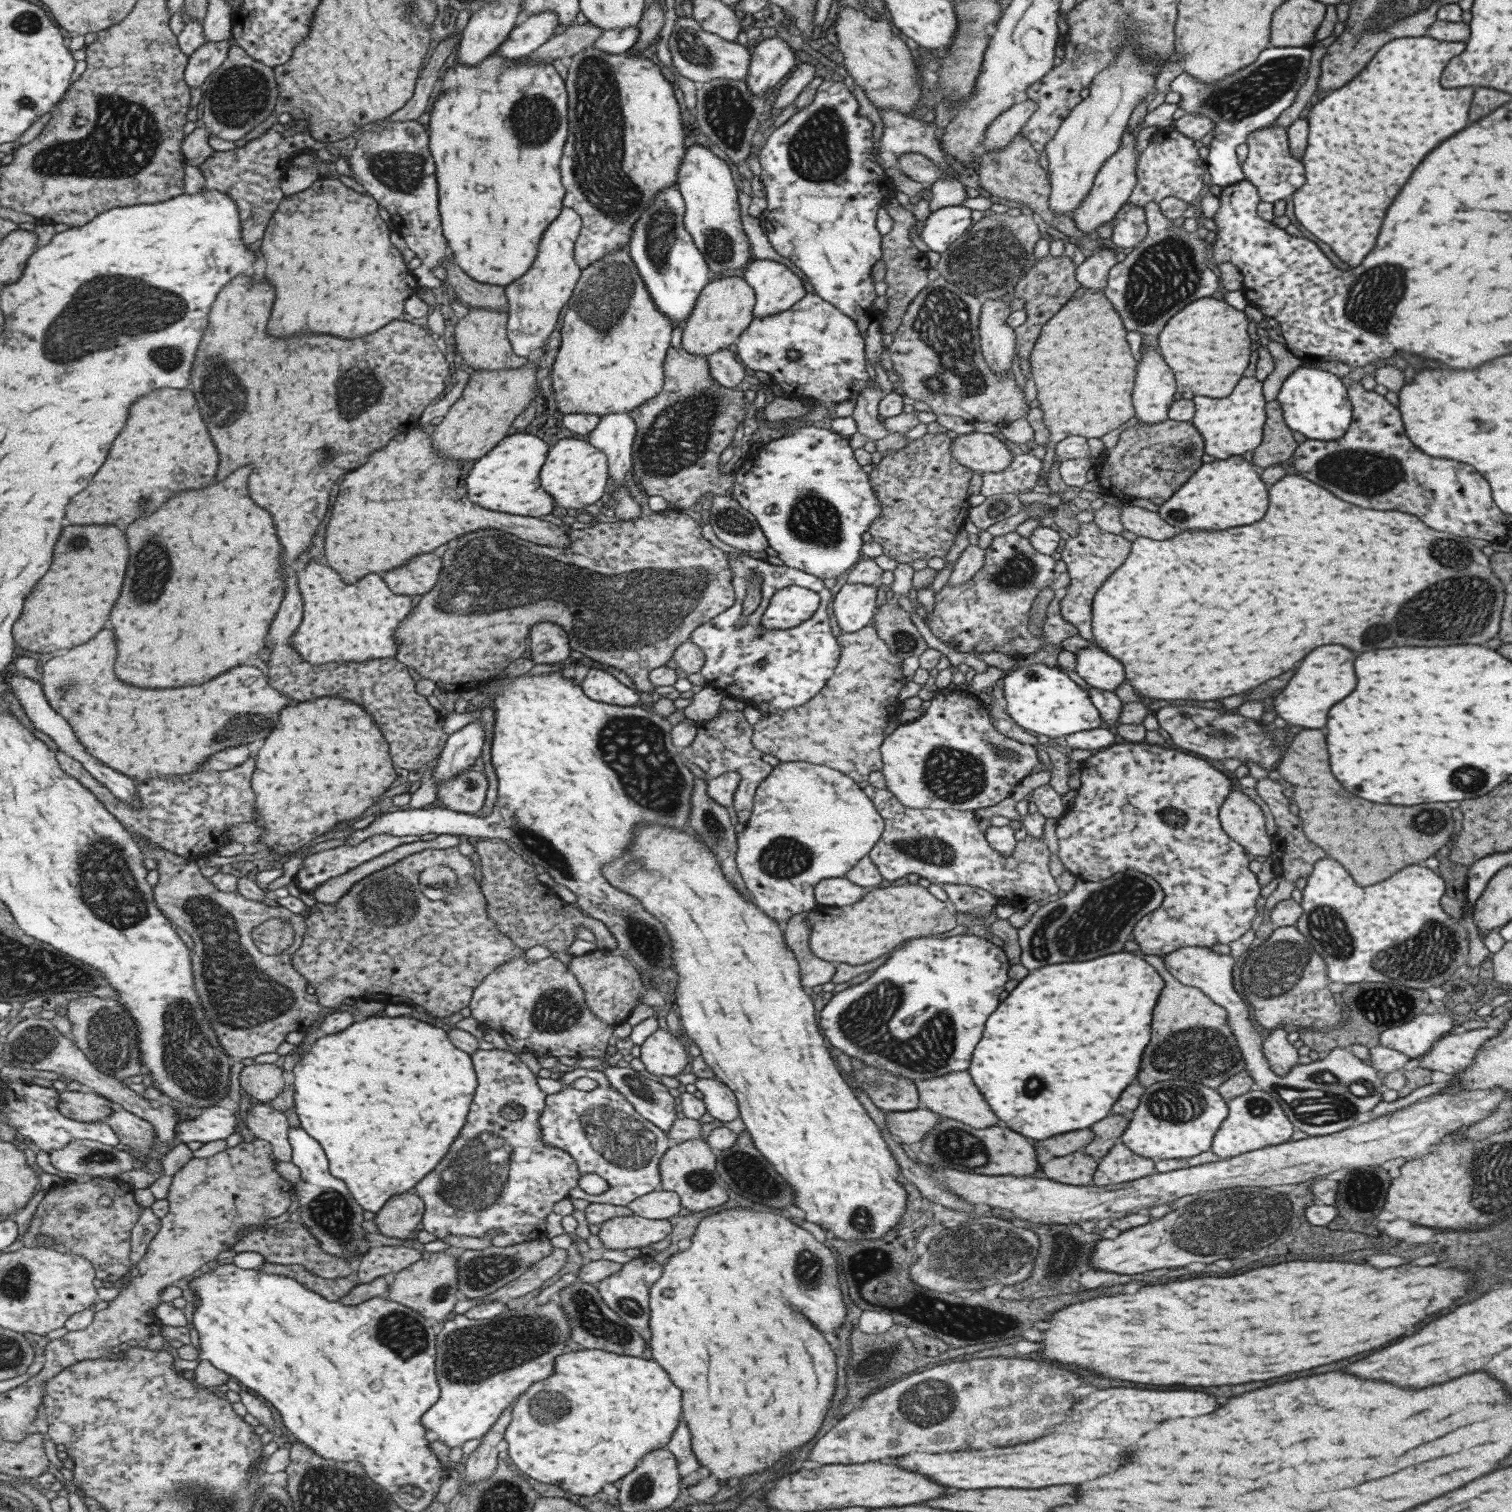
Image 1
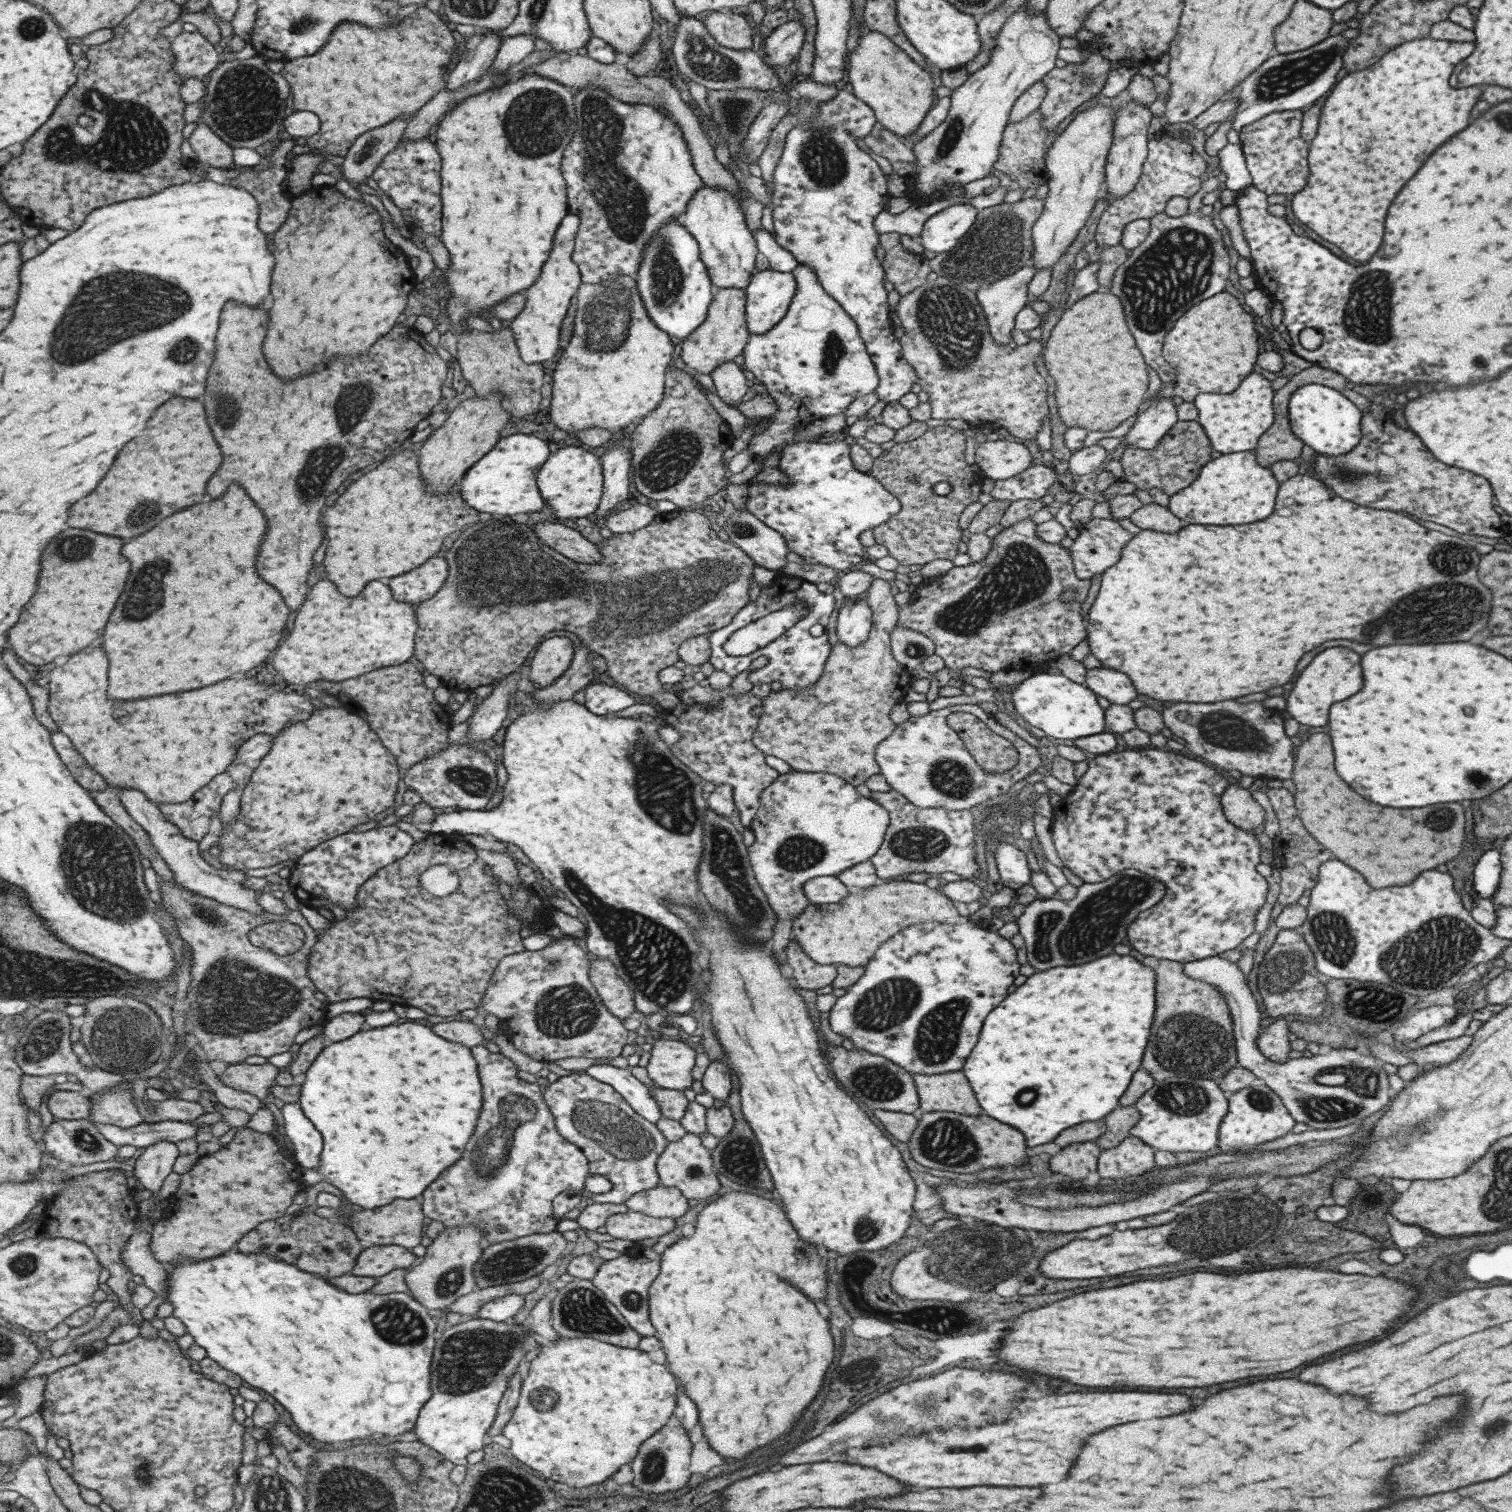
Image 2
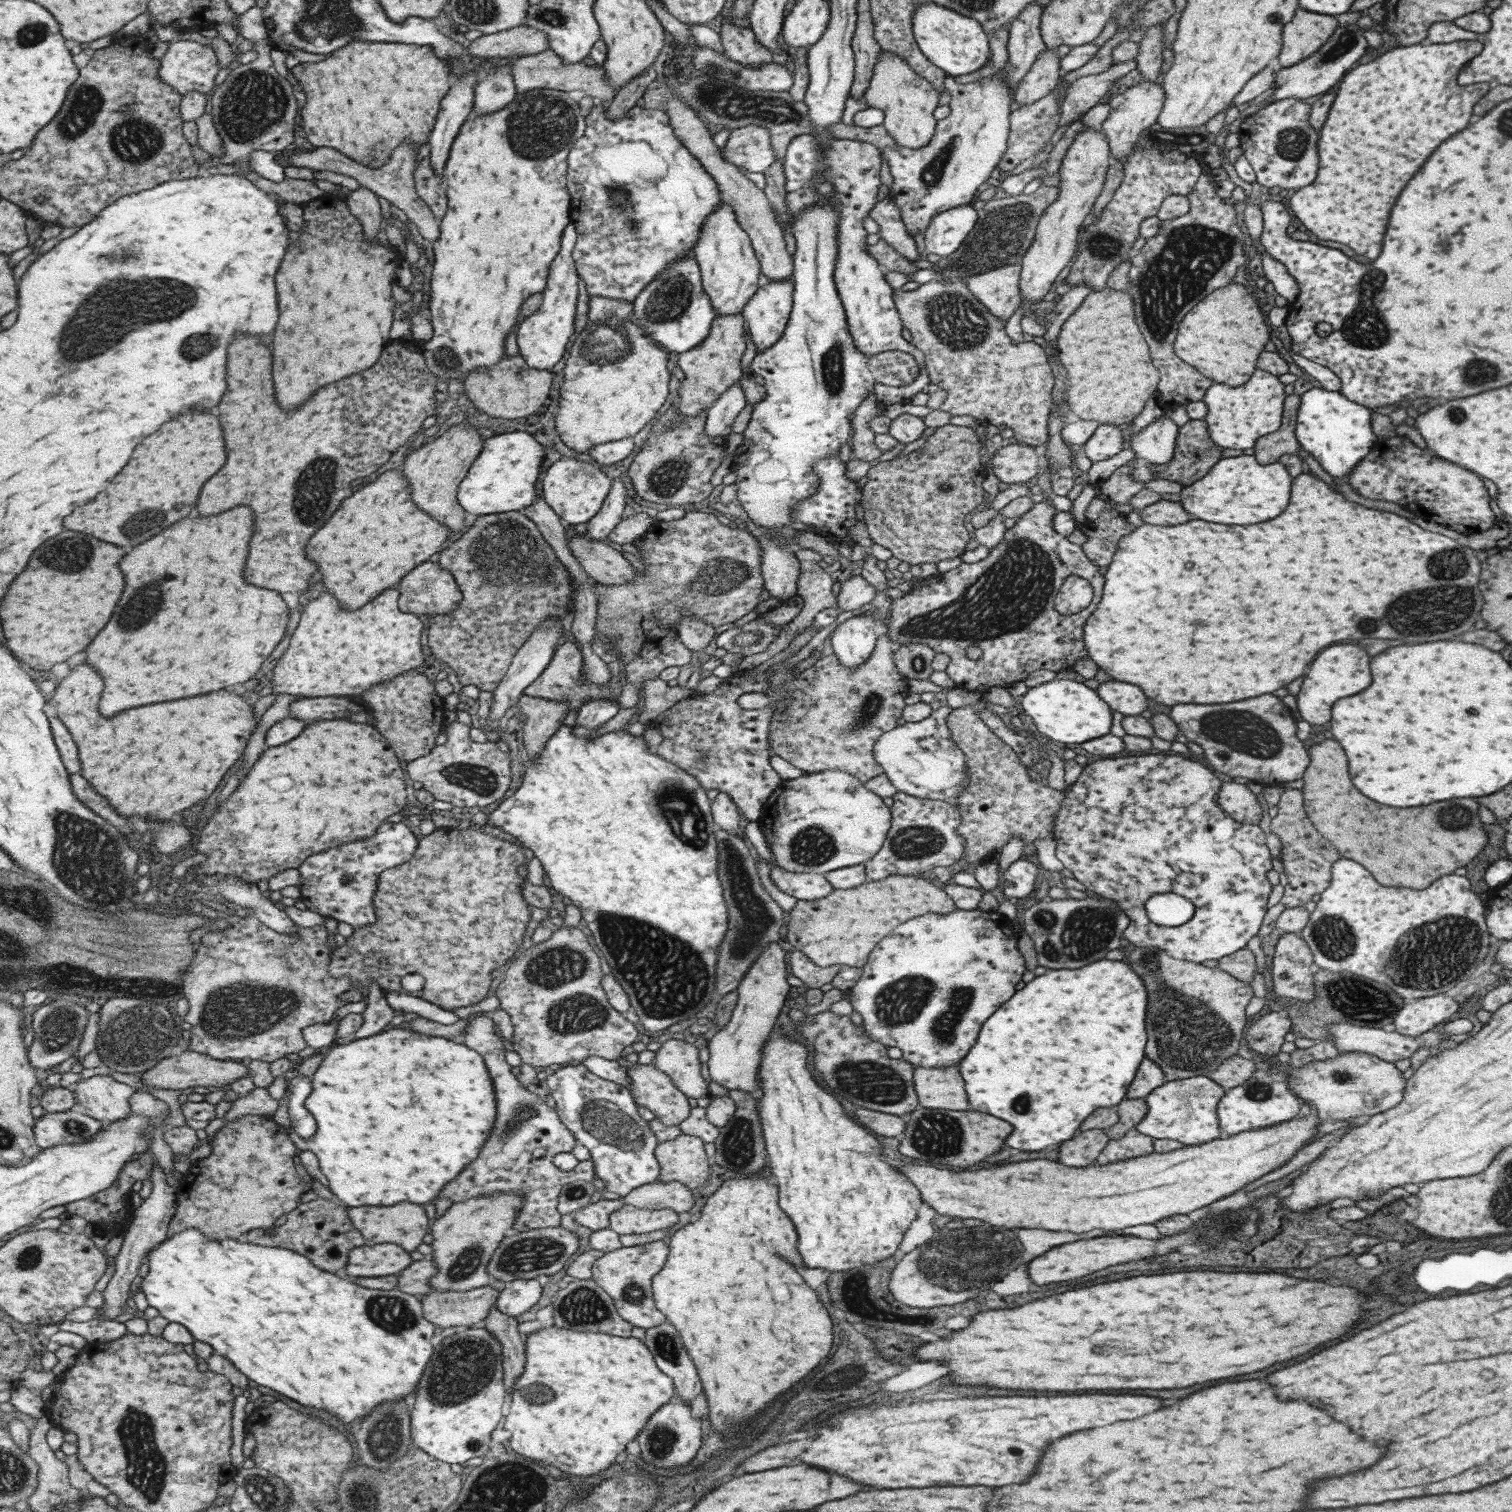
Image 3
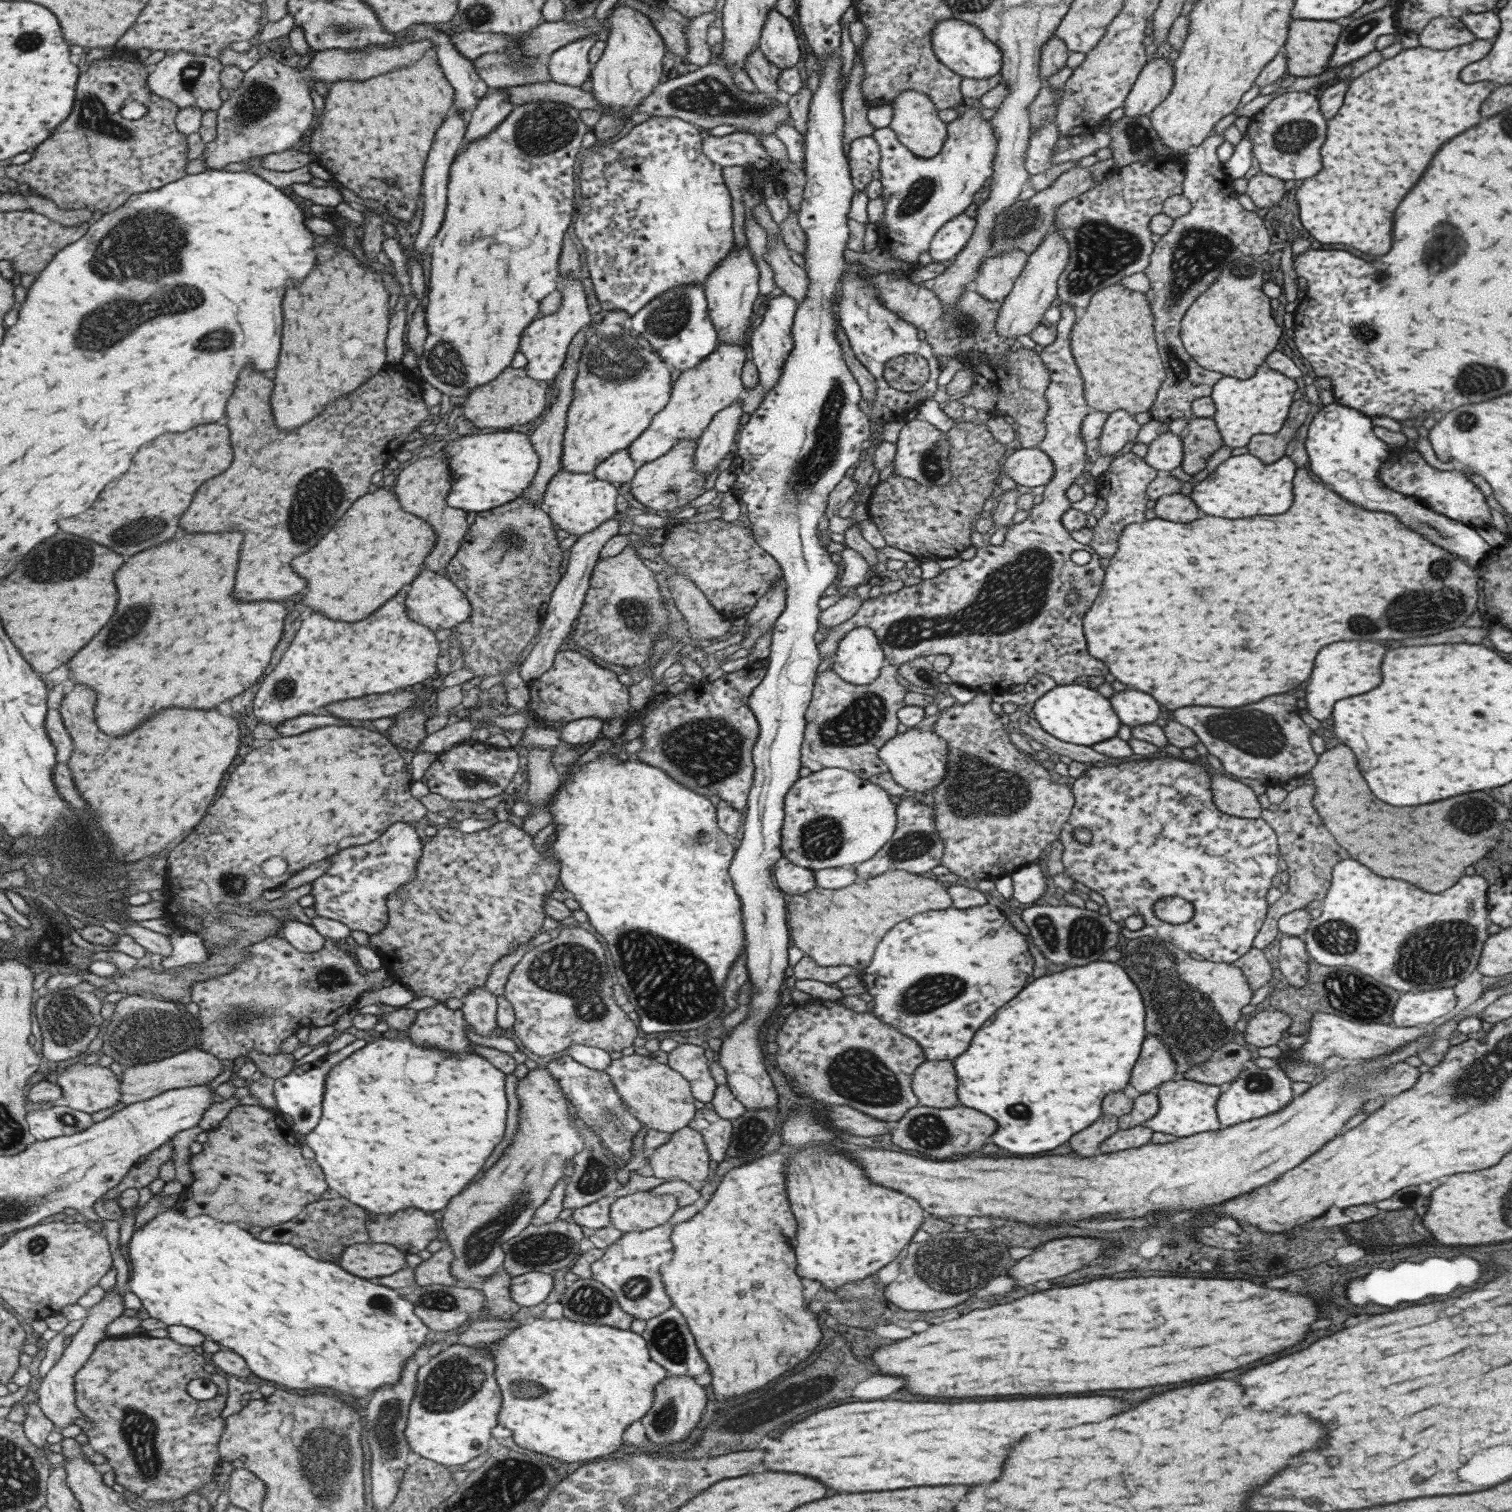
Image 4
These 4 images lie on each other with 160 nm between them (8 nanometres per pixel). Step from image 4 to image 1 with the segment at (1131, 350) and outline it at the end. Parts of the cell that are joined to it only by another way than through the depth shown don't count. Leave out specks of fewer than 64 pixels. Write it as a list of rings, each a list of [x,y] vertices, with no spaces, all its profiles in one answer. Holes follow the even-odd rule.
[[[1085,292],[1069,299],[1043,326],[1033,349],[1028,356],[1031,378],[1035,383],[1035,400],[1043,412],[1043,426],[1049,431],[1049,442],[1057,445],[1059,441],[1071,436],[1083,439],[1100,438],[1114,428],[1119,428],[1134,416],[1132,405],[1135,360],[1129,352],[1125,340],[1126,331],[1117,312],[1111,307],[1105,295]]]

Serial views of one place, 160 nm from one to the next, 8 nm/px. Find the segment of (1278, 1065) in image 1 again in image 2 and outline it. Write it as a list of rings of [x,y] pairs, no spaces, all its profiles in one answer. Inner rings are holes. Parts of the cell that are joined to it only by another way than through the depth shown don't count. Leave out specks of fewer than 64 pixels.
[[[1283,1018],[1275,1019],[1267,1027],[1261,1026],[1256,1045],[1264,1058],[1275,1063],[1283,1063],[1288,1060],[1287,1054],[1290,1049],[1287,1027],[1288,1024]]]

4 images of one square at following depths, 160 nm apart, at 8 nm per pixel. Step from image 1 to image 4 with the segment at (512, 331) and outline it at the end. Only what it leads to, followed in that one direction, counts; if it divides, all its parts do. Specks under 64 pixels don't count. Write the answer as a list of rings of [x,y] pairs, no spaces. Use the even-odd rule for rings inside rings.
[[[559,276],[557,285],[559,286],[557,291],[561,299],[559,310],[555,314],[549,314],[543,318],[533,320],[527,326],[527,330],[523,330],[521,340],[519,340],[519,352],[527,360],[523,370],[525,370],[527,377],[535,380],[548,381],[549,379],[553,380],[557,376],[559,370],[562,369],[563,362],[565,362],[564,358],[571,340],[573,340],[577,332],[585,329],[591,320],[581,283],[571,277],[564,279]]]

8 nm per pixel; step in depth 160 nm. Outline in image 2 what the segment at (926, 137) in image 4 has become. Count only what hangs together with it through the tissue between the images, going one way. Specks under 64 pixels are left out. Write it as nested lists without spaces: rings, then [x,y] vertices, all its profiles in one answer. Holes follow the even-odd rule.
[[[866,30],[847,54],[844,84],[850,84],[853,96],[869,107],[877,122],[898,137],[905,138],[918,129],[933,104],[933,83],[929,72],[916,65],[884,34]]]

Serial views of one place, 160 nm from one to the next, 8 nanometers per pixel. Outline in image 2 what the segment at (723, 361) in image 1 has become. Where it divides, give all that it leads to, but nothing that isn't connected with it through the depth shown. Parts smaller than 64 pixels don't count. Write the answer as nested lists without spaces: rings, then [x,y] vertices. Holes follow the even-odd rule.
[[[727,362],[721,366],[717,366],[711,374],[709,374],[714,384],[717,396],[728,406],[741,402],[741,397],[748,390],[745,385],[745,378],[740,367],[733,362]]]

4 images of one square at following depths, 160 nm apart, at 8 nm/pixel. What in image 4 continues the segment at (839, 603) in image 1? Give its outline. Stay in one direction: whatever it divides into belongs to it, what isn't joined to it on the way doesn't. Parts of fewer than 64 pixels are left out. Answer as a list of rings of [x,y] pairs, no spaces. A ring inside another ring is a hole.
[[[855,627],[853,630],[848,630],[837,643],[834,654],[835,661],[830,669],[839,679],[854,685],[869,684],[874,678],[877,678],[879,669],[885,661],[882,648],[879,646],[874,632],[867,627]]]

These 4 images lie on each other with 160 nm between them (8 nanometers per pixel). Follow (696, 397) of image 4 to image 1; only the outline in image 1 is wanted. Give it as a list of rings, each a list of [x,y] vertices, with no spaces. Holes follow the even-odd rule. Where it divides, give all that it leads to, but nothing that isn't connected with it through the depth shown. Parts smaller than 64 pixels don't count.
[[[742,274],[719,276],[710,280],[695,299],[691,316],[681,332],[680,347],[689,354],[706,357],[711,353],[733,347],[739,334],[751,323],[751,308],[755,303],[753,289],[745,282]]]

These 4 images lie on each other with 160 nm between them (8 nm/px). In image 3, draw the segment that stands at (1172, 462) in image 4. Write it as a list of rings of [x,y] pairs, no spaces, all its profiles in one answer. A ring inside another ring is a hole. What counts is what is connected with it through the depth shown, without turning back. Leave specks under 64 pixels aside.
[[[1166,414],[1161,415],[1138,432],[1127,435],[1129,449],[1137,460],[1145,458],[1153,466],[1165,464],[1175,452],[1177,429]]]

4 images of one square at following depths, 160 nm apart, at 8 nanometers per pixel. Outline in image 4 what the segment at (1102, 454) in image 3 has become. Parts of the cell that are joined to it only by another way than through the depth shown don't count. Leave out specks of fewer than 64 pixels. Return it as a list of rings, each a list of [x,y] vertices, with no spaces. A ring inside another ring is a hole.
[[[1115,410],[1108,414],[1097,438],[1097,451],[1112,455],[1131,442],[1139,430],[1139,424],[1133,415],[1124,410]]]

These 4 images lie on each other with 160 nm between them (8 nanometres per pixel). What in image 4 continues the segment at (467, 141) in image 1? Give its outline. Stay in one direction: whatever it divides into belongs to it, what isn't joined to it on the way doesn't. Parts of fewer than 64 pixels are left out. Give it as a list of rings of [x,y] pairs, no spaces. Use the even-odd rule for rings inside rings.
[[[527,102],[513,106],[509,114],[489,134],[483,138],[476,138],[467,142],[461,152],[455,156],[451,168],[449,168],[449,182],[447,182],[447,208],[445,218],[437,229],[435,236],[429,242],[429,258],[431,258],[431,270],[429,270],[429,284],[427,284],[427,306],[425,306],[425,324],[427,324],[427,338],[423,343],[423,350],[418,358],[418,372],[423,382],[427,382],[447,396],[465,396],[470,389],[485,385],[490,380],[499,376],[510,366],[513,354],[519,346],[519,336],[523,328],[535,318],[539,312],[539,300],[546,297],[557,288],[559,274],[558,260],[561,252],[561,238],[571,222],[571,206],[573,198],[573,165],[575,155],[581,150],[581,138],[587,131],[587,127],[579,119],[579,111],[563,103],[557,102]]]

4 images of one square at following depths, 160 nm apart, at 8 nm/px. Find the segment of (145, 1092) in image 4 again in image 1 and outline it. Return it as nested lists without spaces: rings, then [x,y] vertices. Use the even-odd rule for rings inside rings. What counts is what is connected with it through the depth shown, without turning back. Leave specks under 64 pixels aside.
[[[259,1064],[244,1067],[240,1073],[241,1088],[253,1101],[269,1104],[288,1087],[287,1074],[277,1064]]]

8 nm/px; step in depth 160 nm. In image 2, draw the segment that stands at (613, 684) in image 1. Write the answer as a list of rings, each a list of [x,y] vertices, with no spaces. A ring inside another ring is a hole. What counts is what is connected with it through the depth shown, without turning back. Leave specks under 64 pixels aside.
[[[597,679],[584,686],[584,698],[585,708],[596,715],[611,715],[623,708],[629,708],[635,702],[631,694],[615,686],[600,683]]]

